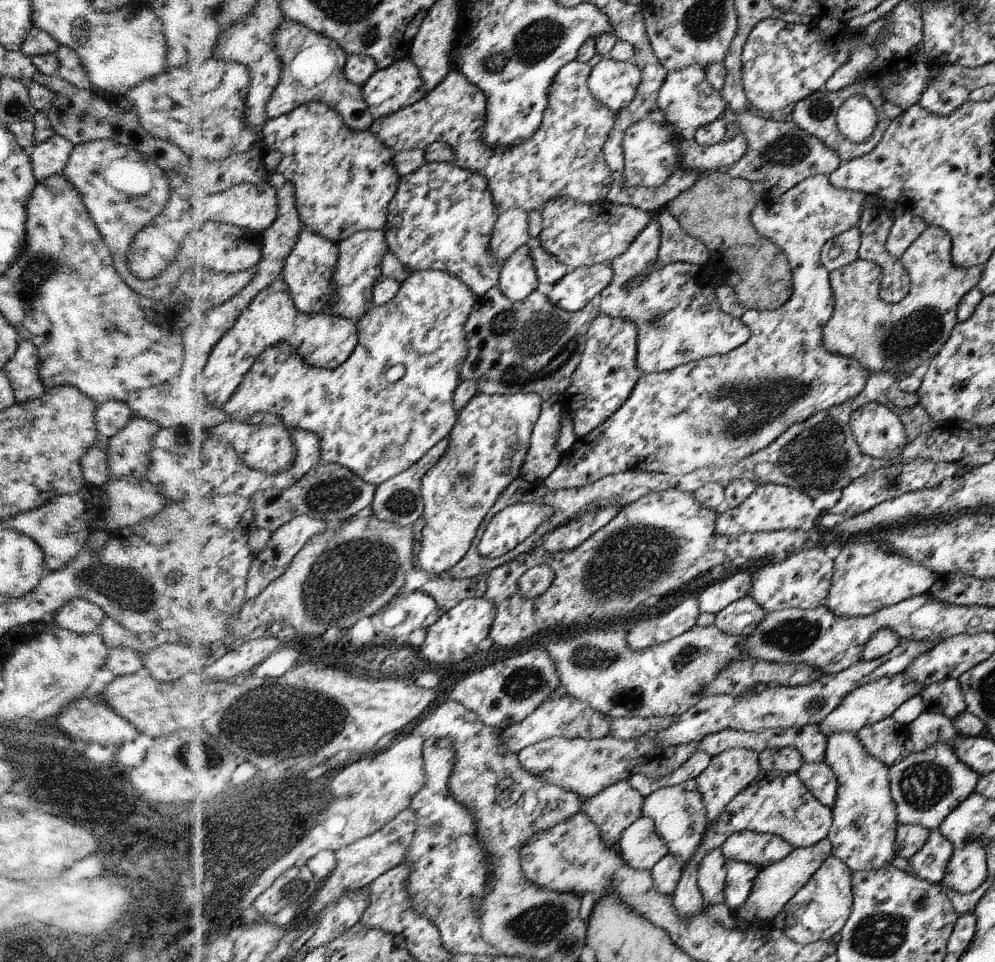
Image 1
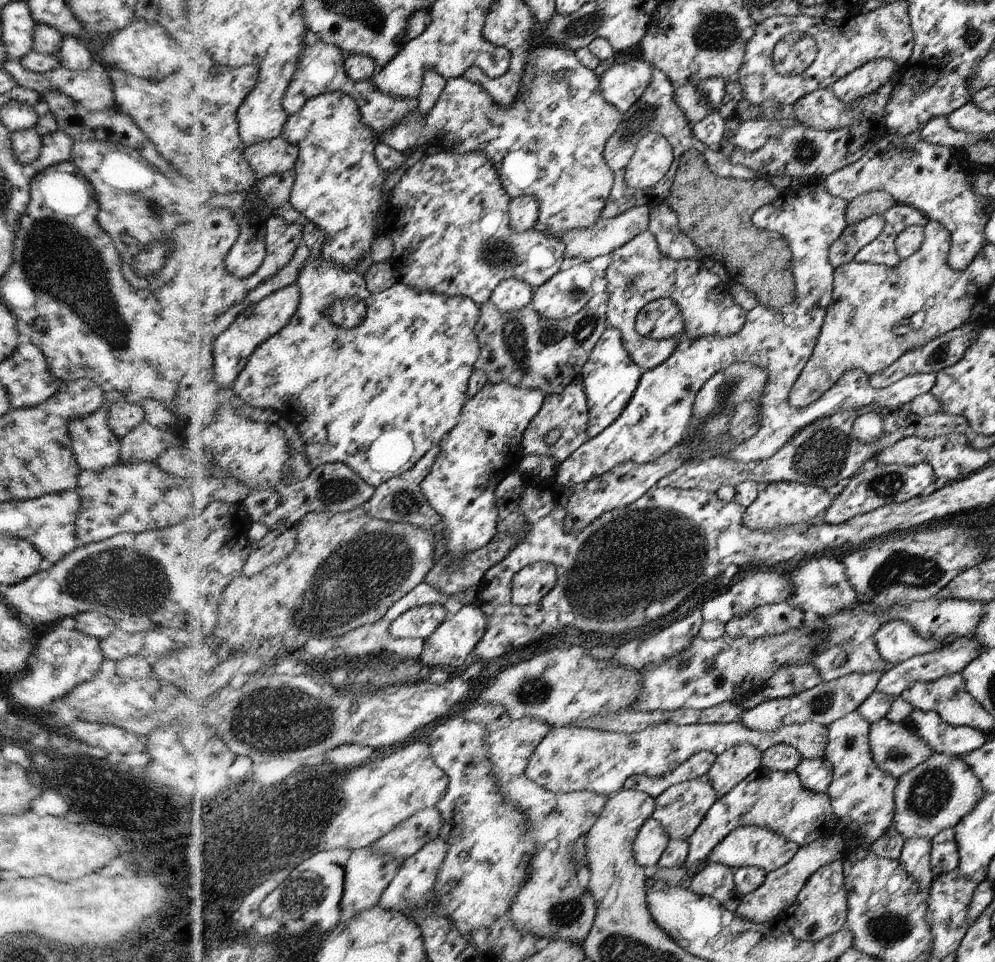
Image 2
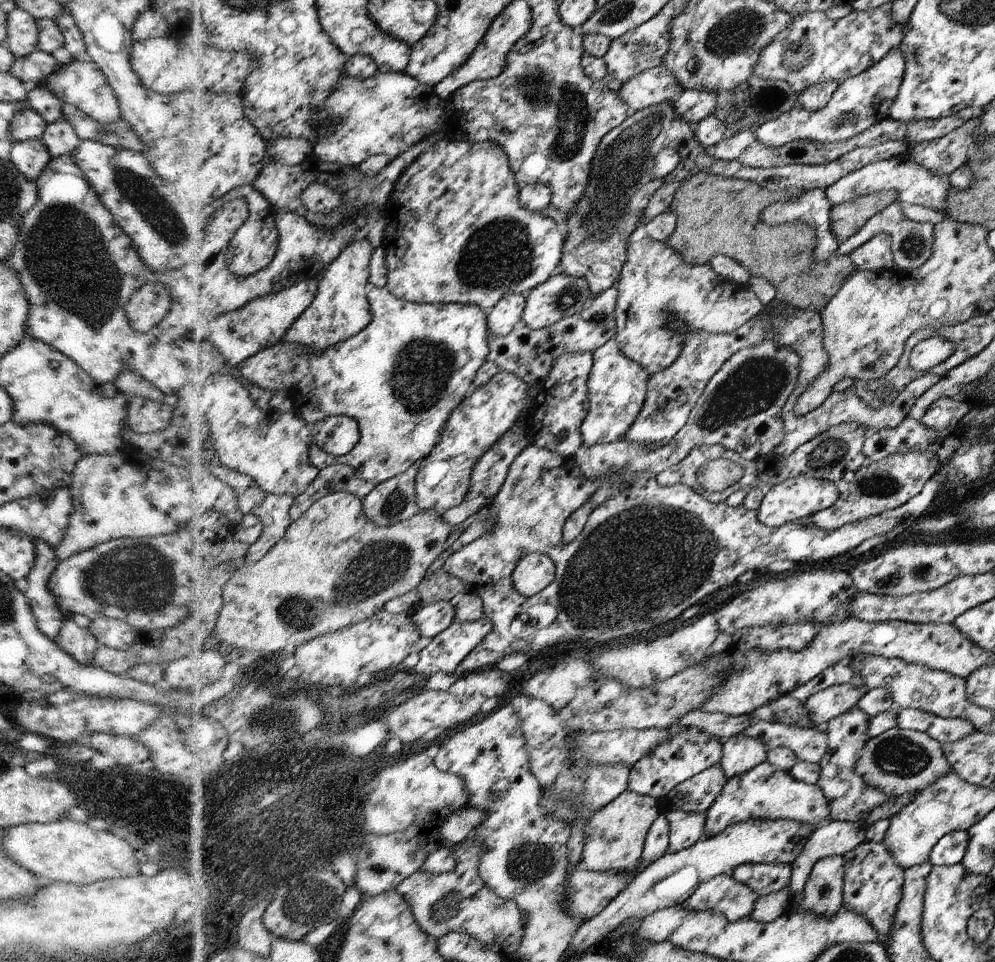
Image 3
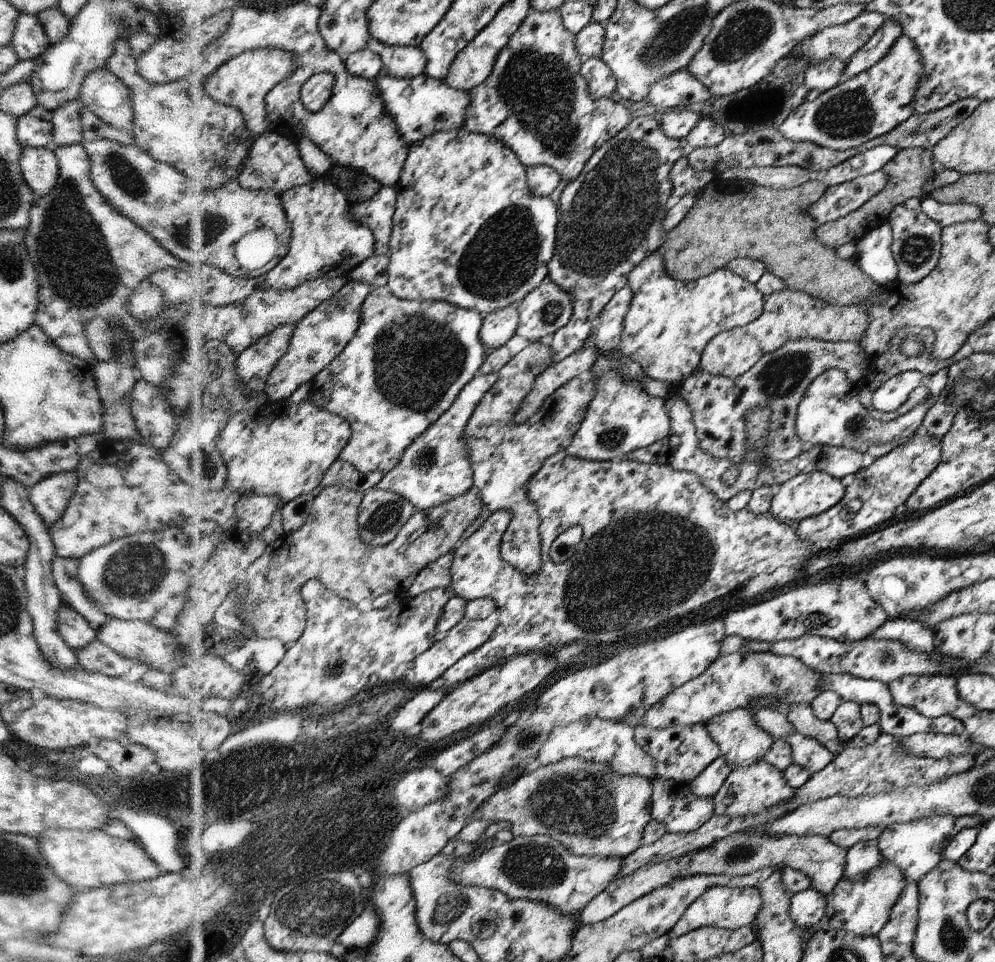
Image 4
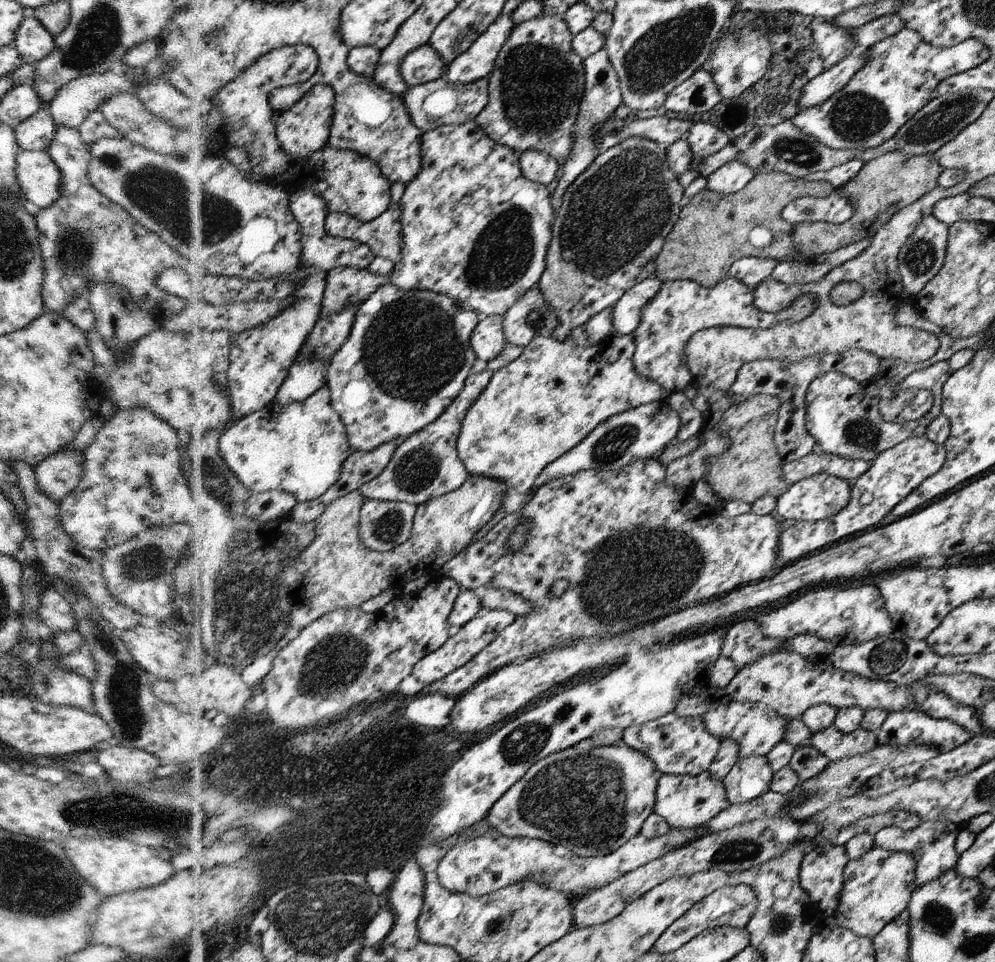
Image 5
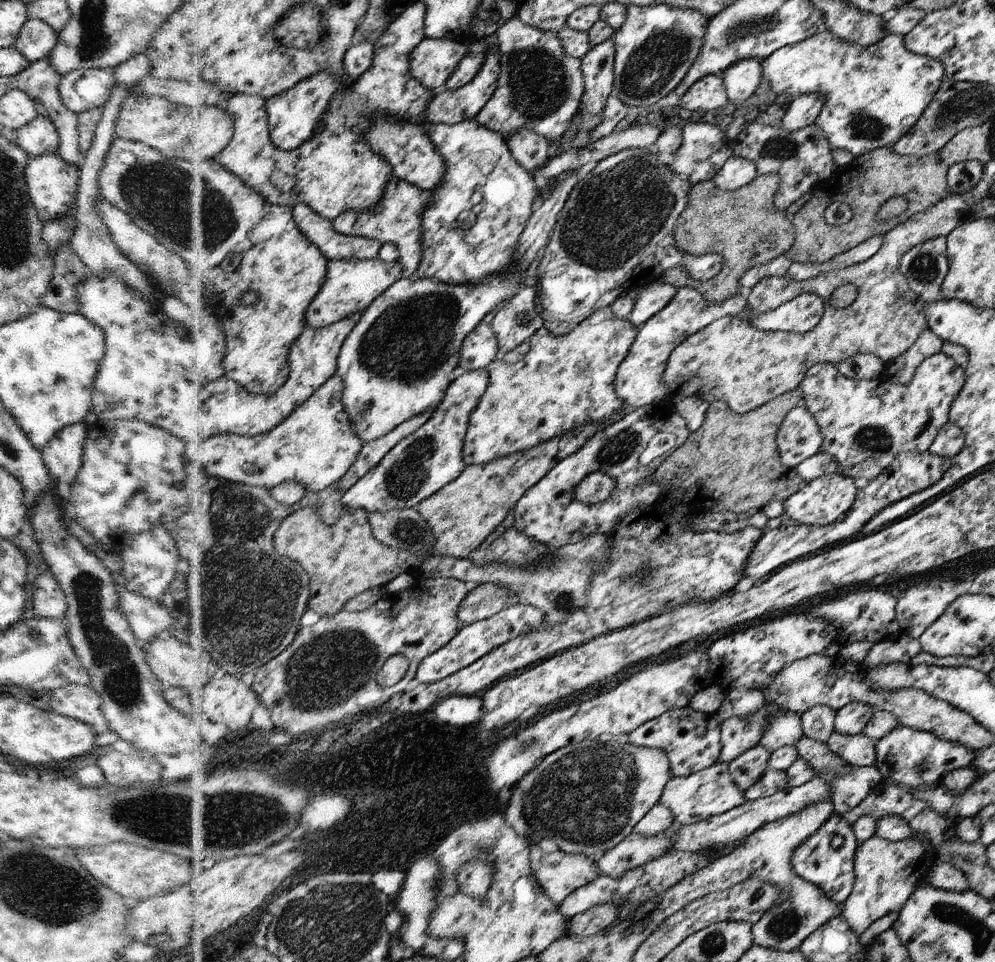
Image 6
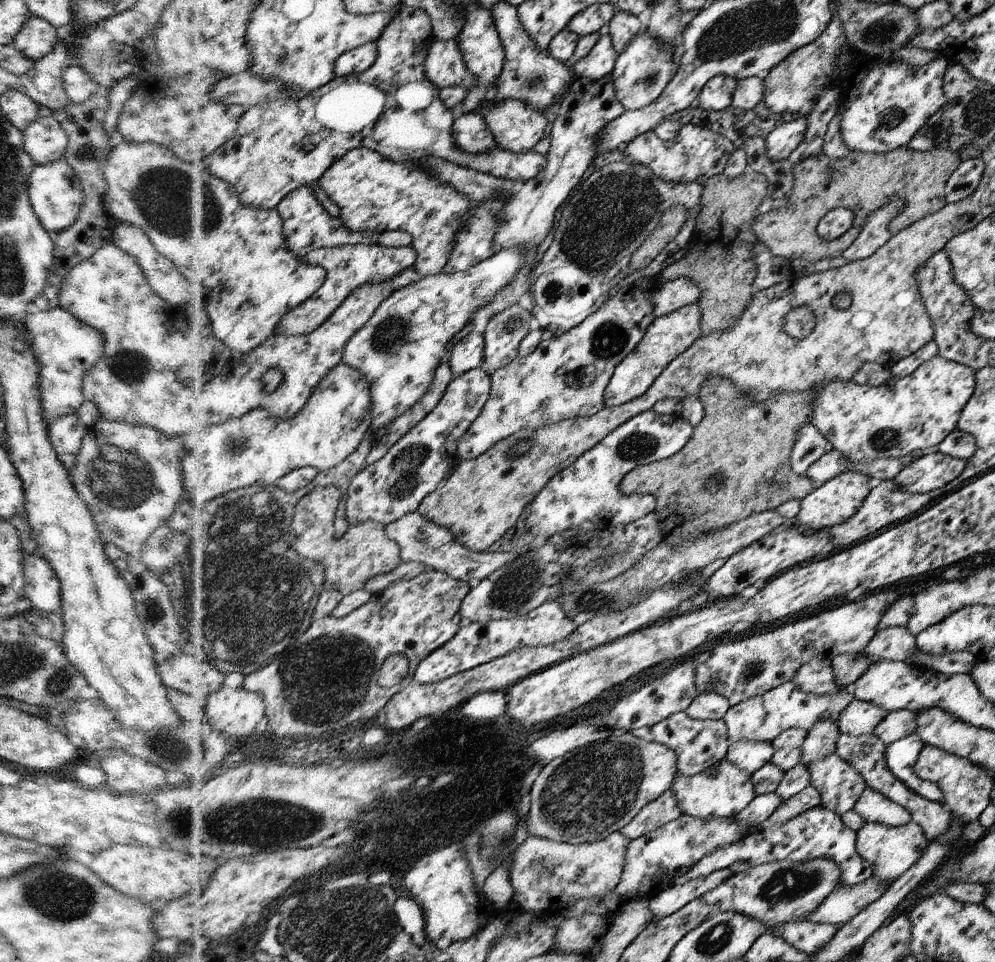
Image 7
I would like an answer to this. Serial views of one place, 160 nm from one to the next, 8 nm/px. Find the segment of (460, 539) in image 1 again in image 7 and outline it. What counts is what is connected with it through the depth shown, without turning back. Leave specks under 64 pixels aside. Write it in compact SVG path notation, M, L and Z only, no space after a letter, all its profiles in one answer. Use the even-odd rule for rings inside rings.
M481 367L453 378L440 404L426 419L411 430L382 460L368 465L348 488L347 519L352 525L376 521L386 526L416 512L424 499L440 488L448 470L457 464L458 438L470 428L486 406L492 376Z

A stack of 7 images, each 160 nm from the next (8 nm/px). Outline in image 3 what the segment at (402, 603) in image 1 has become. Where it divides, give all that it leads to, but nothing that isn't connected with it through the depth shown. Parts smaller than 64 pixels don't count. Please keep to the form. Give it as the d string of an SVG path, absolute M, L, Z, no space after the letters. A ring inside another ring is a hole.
M440 601L431 605L422 605L414 612L413 621L421 628L423 636L435 639L456 620L455 607L450 601Z

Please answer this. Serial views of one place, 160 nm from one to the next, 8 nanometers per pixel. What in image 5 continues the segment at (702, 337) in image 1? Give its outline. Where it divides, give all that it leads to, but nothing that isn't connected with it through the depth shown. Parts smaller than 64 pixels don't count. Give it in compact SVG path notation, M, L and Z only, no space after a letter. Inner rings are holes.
M729 276L712 288L705 288L687 279L661 283L658 294L644 306L640 314L639 327L632 332L635 342L632 362L634 368L640 372L640 376L662 384L662 388L670 393L683 391L691 383L692 374L686 364L684 350L696 332L718 326L758 330L774 327L778 322L785 320L800 322L808 318L818 306L818 296L806 294L796 298L790 307L778 313L762 313L755 306L755 289Z

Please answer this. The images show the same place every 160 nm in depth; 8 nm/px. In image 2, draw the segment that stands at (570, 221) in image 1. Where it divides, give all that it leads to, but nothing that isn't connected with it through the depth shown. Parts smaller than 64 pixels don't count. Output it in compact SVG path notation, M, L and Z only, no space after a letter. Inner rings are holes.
M646 204L635 206L611 219L598 219L594 227L565 231L557 236L567 246L570 255L574 258L584 258L585 262L589 262L596 256L614 252L617 248L623 247L624 244L630 243L642 231L646 231L650 226L652 209L653 206Z

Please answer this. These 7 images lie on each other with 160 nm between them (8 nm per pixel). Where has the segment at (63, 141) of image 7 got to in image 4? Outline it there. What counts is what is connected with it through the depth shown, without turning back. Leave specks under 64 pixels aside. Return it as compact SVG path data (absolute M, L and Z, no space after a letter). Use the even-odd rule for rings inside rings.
M42 105L17 120L17 139L23 146L47 147L52 140L52 111Z

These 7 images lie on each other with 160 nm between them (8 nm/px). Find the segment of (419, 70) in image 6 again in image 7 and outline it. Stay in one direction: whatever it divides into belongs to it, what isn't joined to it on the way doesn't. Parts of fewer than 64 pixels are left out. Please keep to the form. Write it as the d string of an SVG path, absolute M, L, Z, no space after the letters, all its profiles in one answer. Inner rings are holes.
M454 39L437 40L427 60L429 81L438 88L457 86L469 91L479 78L467 67L462 50Z

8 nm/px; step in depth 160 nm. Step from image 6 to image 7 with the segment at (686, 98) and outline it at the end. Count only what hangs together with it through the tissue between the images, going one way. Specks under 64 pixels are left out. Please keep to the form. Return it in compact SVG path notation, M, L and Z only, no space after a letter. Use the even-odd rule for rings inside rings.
M718 75L710 79L698 95L698 106L703 110L722 110L731 106L737 79Z

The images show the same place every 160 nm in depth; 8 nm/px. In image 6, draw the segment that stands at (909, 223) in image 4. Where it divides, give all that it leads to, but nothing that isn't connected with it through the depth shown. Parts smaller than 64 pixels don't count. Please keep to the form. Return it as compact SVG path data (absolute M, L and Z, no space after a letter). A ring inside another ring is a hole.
M946 237L930 239L926 243L912 247L911 250L903 256L900 262L900 270L904 273L907 284L926 304L946 299L943 298L943 294L941 293L944 280L946 280L946 276L950 272L950 257L947 255Z

